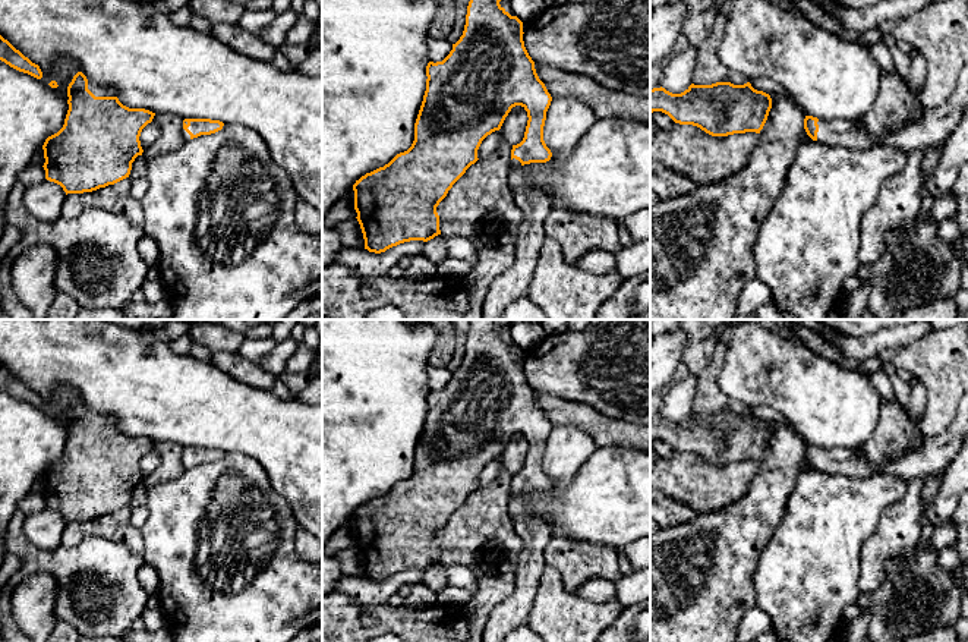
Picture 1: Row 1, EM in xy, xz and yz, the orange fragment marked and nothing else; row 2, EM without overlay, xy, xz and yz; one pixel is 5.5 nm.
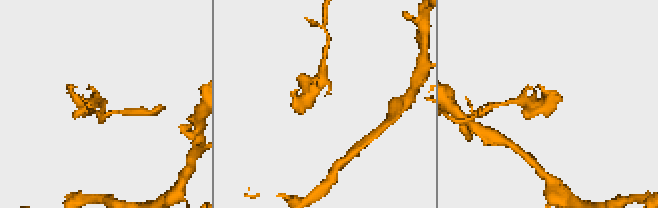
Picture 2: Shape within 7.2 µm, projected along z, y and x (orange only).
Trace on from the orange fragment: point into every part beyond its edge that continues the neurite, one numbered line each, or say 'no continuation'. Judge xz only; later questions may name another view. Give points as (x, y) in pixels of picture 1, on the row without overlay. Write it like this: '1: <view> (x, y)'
1: xz (513, 611)

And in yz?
1: yz (937, 452)

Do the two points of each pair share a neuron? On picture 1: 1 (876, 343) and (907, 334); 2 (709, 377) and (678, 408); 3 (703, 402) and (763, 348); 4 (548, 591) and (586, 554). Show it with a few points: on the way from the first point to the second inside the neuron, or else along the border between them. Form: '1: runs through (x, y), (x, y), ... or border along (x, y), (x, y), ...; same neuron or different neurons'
1: runs through (883, 339), (899, 336); same neuron
2: border along (696, 375), (691, 411); different neurons
3: border along (724, 353), (718, 386), (747, 406); different neurons
4: border along (546, 565), (560, 573), (563, 587), (573, 594); different neurons

